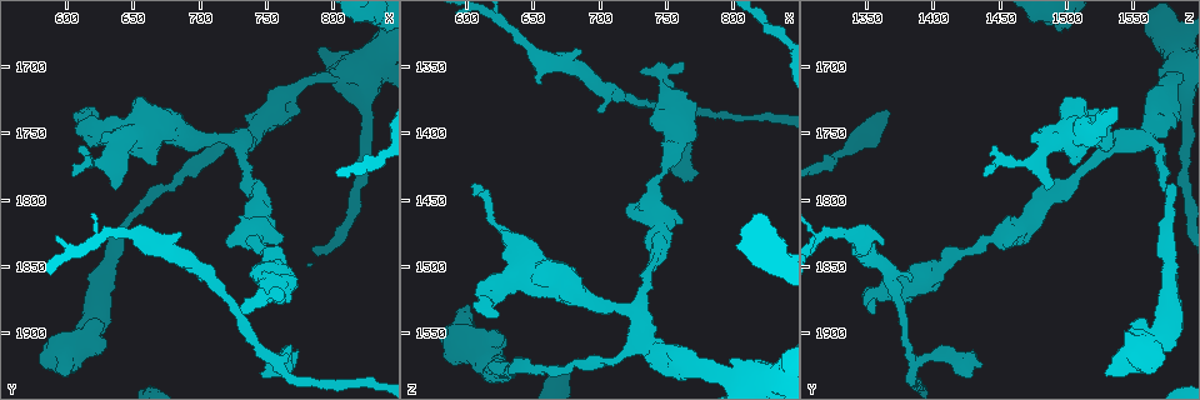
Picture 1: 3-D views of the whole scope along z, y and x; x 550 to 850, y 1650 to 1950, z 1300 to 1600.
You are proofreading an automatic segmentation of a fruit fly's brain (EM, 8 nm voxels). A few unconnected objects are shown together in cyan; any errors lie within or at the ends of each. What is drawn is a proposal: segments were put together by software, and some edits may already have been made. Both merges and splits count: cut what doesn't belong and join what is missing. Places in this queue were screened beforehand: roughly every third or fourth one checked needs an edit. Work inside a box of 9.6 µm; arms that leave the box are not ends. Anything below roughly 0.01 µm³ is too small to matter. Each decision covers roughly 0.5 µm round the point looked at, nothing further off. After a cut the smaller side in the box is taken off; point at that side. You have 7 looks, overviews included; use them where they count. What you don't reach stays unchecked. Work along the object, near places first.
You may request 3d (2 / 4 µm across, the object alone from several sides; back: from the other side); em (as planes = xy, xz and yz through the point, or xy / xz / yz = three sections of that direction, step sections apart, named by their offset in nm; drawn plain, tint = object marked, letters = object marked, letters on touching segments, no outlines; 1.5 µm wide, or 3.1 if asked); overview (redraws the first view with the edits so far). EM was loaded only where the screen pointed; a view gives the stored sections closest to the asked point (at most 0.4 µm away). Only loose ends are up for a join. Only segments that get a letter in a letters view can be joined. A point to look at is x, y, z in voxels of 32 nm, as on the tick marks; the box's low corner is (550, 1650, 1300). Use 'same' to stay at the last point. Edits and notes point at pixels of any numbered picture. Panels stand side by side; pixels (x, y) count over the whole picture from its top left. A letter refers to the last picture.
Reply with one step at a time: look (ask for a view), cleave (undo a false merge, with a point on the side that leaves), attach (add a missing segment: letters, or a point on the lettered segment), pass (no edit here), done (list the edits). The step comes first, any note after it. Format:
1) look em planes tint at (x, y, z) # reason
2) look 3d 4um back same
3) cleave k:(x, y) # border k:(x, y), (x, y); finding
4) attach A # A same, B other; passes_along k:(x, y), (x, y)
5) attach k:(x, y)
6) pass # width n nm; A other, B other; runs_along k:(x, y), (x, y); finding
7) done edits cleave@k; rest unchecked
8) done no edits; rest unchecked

look em planes letters at (638, 1790, 1486) # branch stops here

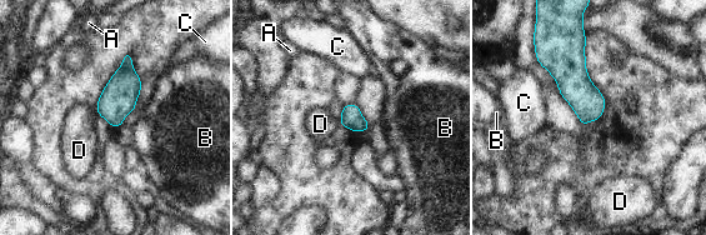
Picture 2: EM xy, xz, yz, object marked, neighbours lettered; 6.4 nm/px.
attach D # A other, B other, C other, D same; passes_along 2:(118, 99), (96, 110), (79, 135); it goes on there

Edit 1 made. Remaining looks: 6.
look overview # see it whole again

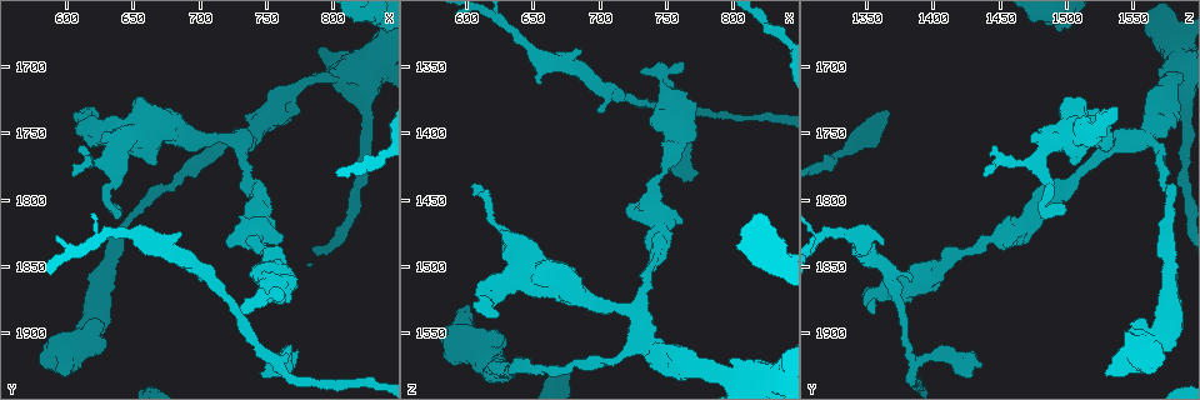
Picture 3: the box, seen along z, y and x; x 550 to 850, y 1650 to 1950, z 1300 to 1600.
look em xy step 8 letters at (652, 1726, 1498)

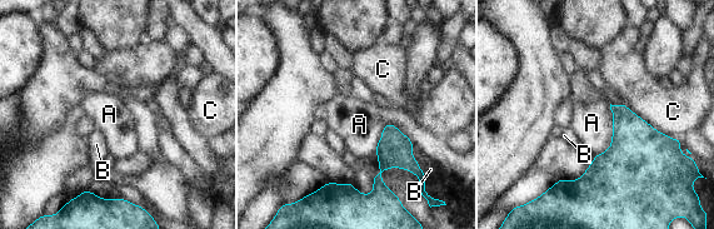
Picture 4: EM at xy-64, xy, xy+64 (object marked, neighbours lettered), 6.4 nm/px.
pass # A other, B other, C other; border 4:(610, 104), (612, 143), (594, 155); none of them fits

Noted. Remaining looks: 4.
look em xy step 8 letters at (600, 1928, 1528) # stops while still wide

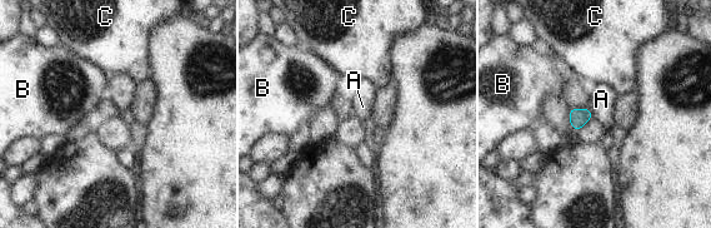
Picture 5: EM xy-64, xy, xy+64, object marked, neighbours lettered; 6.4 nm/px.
look em planes letters same

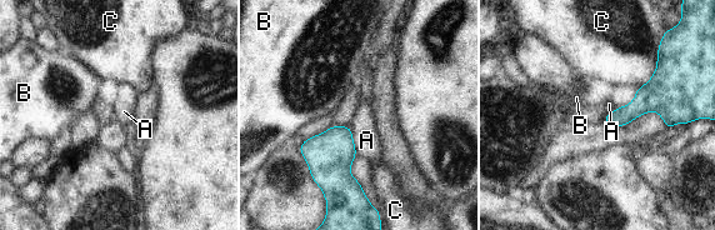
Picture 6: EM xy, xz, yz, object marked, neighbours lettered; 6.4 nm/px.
pass # A other, B other, C other; border 6:(349, 125), (358, 154); no lettered segment goes on from it

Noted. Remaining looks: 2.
done edits attach@2; rest unchecked

